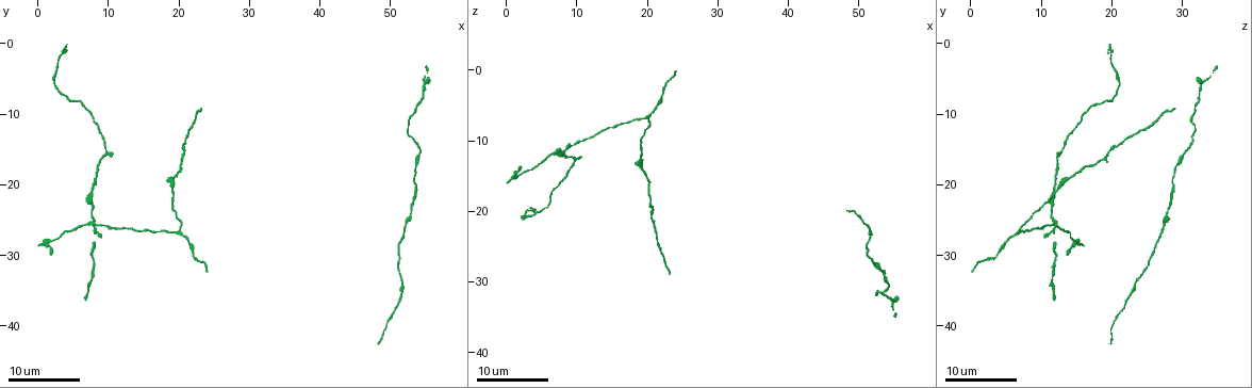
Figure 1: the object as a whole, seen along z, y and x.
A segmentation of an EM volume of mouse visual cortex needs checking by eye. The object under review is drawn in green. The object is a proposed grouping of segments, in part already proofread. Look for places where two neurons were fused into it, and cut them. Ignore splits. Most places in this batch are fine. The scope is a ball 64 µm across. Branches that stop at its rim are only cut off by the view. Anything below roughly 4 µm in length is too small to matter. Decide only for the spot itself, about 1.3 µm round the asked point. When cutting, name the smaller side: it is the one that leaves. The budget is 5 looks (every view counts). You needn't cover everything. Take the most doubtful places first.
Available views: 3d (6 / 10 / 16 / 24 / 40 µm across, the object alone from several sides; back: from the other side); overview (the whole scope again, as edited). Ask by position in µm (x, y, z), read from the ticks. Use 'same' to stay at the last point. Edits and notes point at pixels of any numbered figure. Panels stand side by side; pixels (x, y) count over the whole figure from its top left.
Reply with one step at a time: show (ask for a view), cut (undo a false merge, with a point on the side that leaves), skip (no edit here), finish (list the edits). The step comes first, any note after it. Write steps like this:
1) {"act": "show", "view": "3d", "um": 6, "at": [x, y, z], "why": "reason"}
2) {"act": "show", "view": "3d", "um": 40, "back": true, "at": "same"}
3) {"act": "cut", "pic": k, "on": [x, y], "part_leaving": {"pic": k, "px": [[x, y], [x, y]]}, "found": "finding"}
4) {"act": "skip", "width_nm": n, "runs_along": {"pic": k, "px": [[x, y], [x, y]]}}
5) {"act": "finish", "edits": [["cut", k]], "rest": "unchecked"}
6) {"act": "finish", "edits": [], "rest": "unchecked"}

{"act": "show", "view": "3d", "um": 24, "at": [8.0, 25.0, 12.0], "why": "four arms meet"}

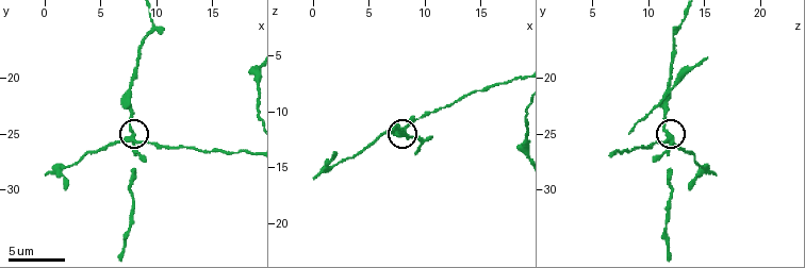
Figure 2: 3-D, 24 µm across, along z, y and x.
{"act": "show", "view": "3d", "um": 6, "at": [8.0, 25.4, 12.2]}

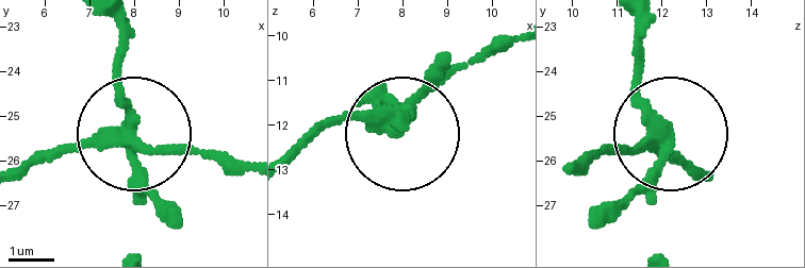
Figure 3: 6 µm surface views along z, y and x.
{"act": "skip", "side_arm_um": 11, "runs_along": {"pic": 3, "px": [[240, 165], [170, 154], [133, 131], [37, 154]]}, "found": "one neuron here"}

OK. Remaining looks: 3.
{"act": "show", "view": "3d", "um": 24, "at": [20.0, 27.0, 6.5], "why": "arms part here"}

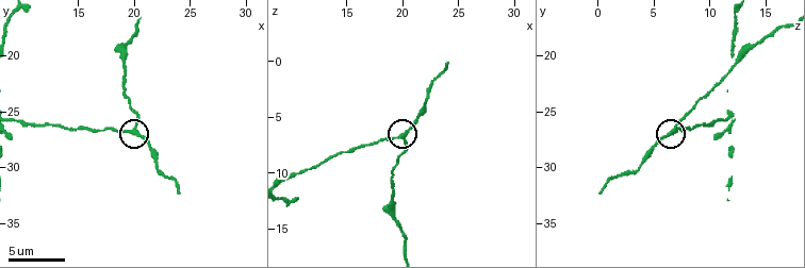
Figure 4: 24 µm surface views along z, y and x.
{"act": "show", "view": "3d", "um": 10, "at": [19.8, 27.0, 6.8], "why": "zoom in"}

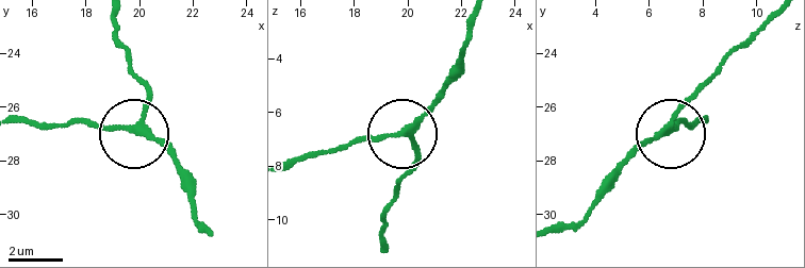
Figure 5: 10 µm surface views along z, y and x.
{"act": "show", "view": "3d", "um": 6, "at": [19.7, 26.9, 6.7], "why": "closer look"}

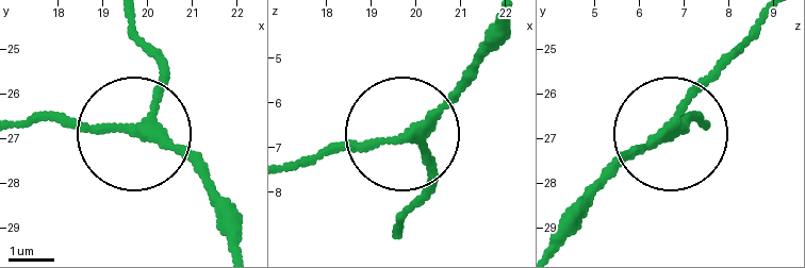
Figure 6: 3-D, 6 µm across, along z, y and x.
{"act": "skip", "arms": 3, "runs_along": {"pic": 6, "px": [[400, 229], [431, 183], [405, 137], [496, 50]]}, "found": "all the same neuron"}

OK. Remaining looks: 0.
{"act": "finish", "edits": [], "rest": "unchecked"}

